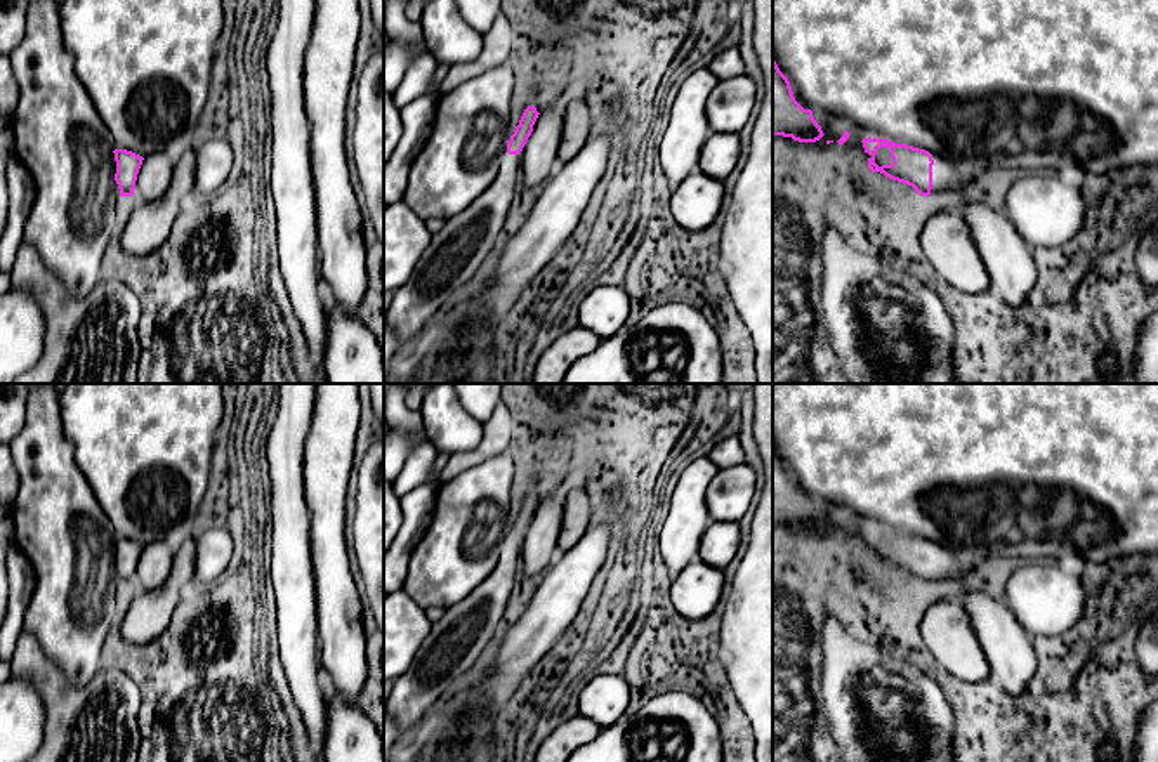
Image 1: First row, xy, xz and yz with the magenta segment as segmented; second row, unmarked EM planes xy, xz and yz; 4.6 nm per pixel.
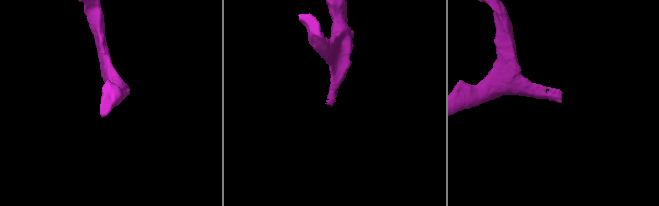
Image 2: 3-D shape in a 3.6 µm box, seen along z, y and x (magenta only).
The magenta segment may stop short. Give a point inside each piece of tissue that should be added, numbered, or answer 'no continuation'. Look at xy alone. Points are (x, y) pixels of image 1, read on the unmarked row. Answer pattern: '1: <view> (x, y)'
1: xy (110, 554)

